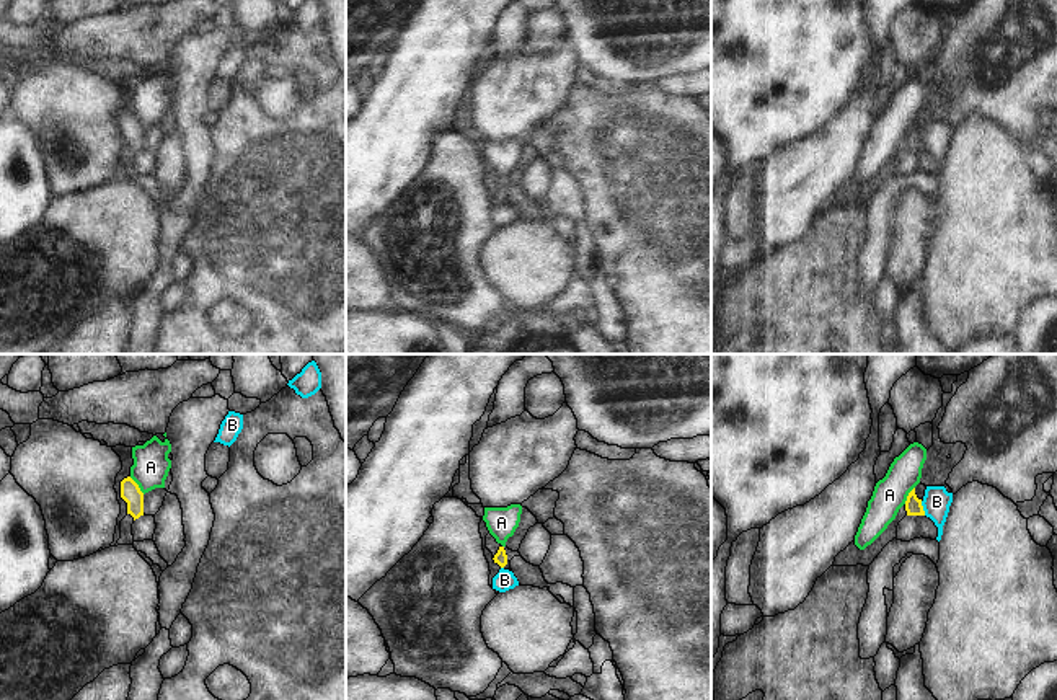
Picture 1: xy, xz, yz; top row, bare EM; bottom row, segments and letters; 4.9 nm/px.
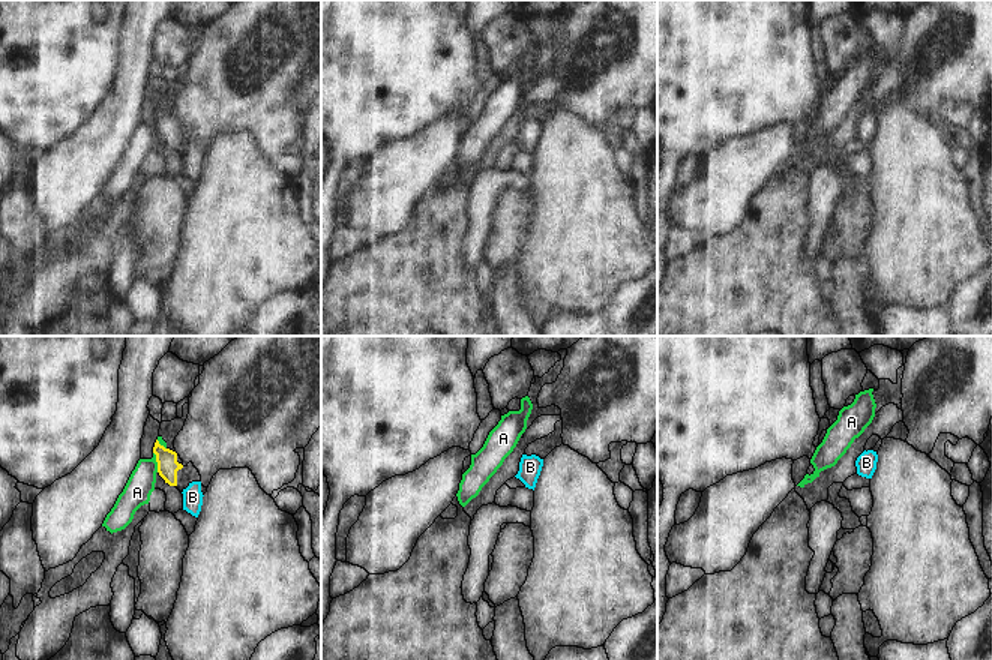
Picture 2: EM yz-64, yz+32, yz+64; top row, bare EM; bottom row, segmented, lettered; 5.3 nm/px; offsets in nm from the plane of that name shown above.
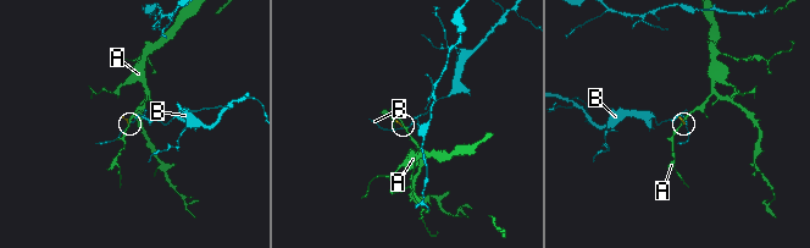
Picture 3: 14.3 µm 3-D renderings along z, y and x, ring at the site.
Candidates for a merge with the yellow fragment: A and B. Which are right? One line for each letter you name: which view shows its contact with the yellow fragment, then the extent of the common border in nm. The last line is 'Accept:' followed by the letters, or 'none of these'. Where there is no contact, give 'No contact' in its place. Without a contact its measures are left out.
Accept: none of these

